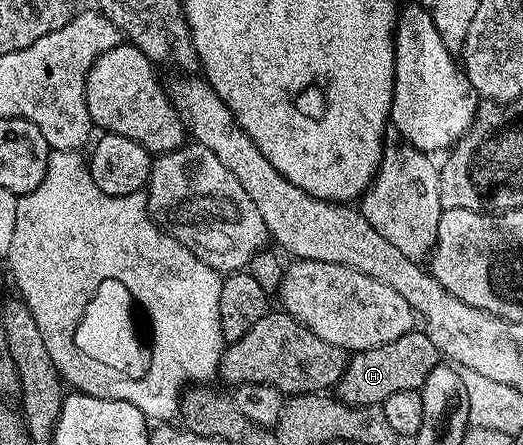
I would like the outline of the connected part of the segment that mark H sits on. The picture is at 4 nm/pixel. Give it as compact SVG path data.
M415 328L409 334L400 336L400 340L351 353L338 381L336 397L339 402L346 402L350 406L381 406L384 400L388 400L388 396L396 392L421 391L424 380L428 380L428 372L432 372L432 368L439 365L439 362L440 355L436 344L432 344L432 340L428 340L428 336L421 329Z

